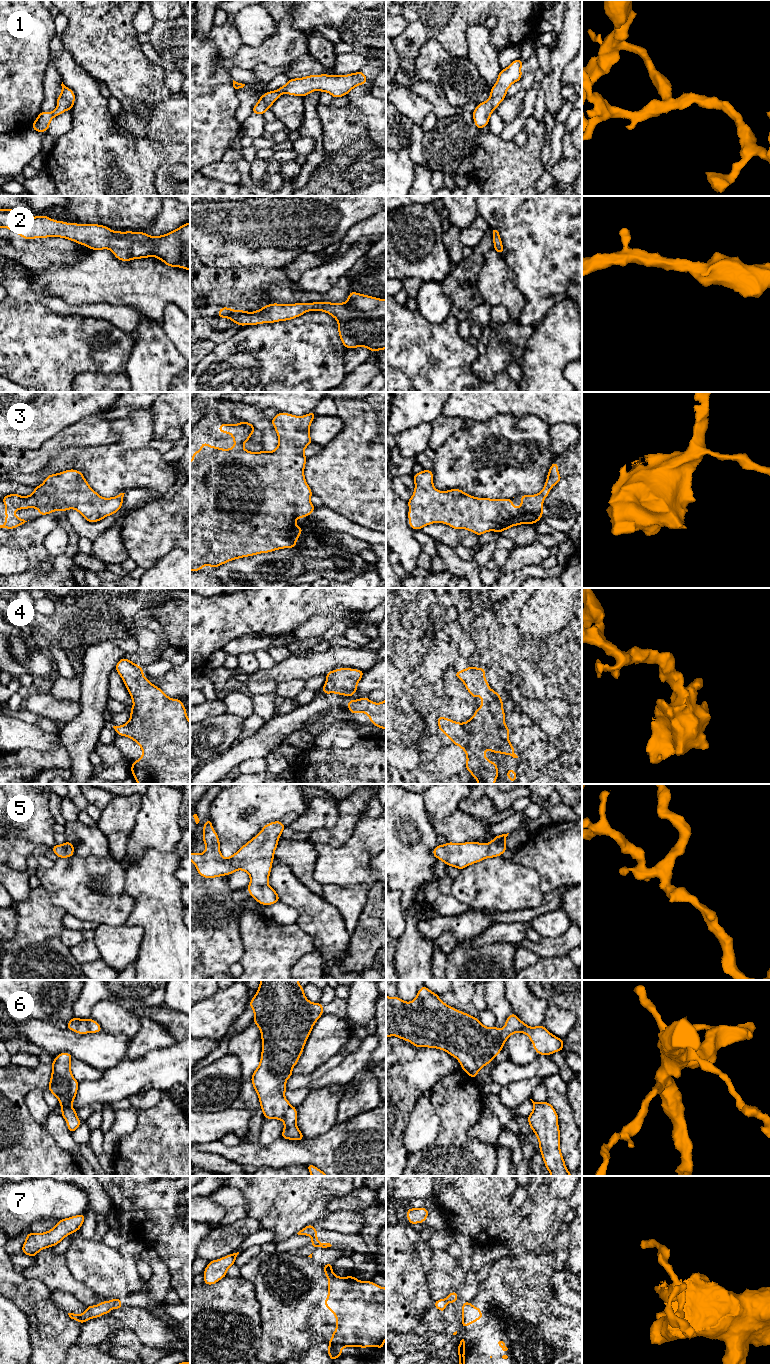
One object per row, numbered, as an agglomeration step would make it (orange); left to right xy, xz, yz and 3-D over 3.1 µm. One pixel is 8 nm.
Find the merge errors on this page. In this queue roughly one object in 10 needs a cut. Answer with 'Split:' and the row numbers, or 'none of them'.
Split: 7

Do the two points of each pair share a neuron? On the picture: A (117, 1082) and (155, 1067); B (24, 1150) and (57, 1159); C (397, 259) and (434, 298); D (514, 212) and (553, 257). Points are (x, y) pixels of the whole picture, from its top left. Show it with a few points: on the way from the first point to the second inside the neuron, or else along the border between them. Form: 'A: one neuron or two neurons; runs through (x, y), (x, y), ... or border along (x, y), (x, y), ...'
A: one neuron; runs through (126, 1078), (146, 1070)
B: one neuron; runs through (32, 1158), (49, 1159)
C: two neurons; border along (423, 281), (437, 281), (441, 283)
D: one neuron; runs through (525, 223), (546, 246)

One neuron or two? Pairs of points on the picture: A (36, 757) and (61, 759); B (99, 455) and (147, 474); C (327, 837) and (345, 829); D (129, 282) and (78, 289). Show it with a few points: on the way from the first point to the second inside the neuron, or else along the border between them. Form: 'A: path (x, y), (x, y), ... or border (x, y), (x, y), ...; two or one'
A: path (42, 759), (55, 759); one
B: path (111, 467), (135, 468); one
C: path (331, 836), (337, 836), (341, 832); one
D: path (116, 282), (91, 282); one

